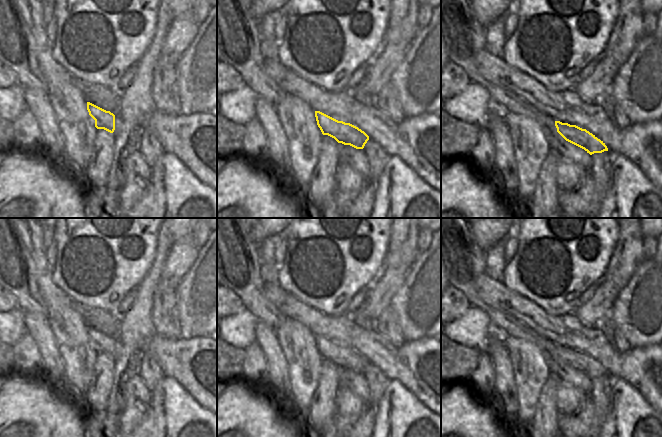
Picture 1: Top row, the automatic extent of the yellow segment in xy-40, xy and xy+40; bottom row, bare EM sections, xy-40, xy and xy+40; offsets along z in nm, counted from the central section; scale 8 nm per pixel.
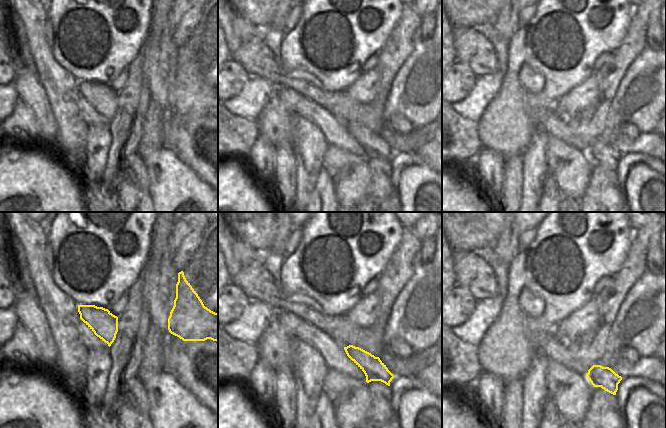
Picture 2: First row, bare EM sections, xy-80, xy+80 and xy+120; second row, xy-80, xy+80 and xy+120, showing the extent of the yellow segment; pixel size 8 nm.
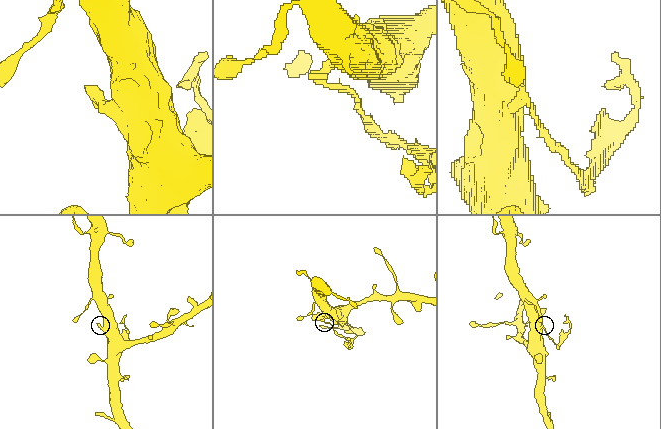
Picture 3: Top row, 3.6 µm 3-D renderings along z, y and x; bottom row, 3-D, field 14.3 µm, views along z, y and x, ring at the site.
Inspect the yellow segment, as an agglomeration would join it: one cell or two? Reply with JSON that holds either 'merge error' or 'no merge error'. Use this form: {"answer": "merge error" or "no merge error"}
{"answer": "merge error"}

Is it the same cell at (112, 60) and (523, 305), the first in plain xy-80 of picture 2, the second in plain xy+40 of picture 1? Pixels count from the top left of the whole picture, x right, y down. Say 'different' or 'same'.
different

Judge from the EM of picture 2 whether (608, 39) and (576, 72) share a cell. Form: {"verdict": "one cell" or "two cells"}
{"verdict": "one cell"}

